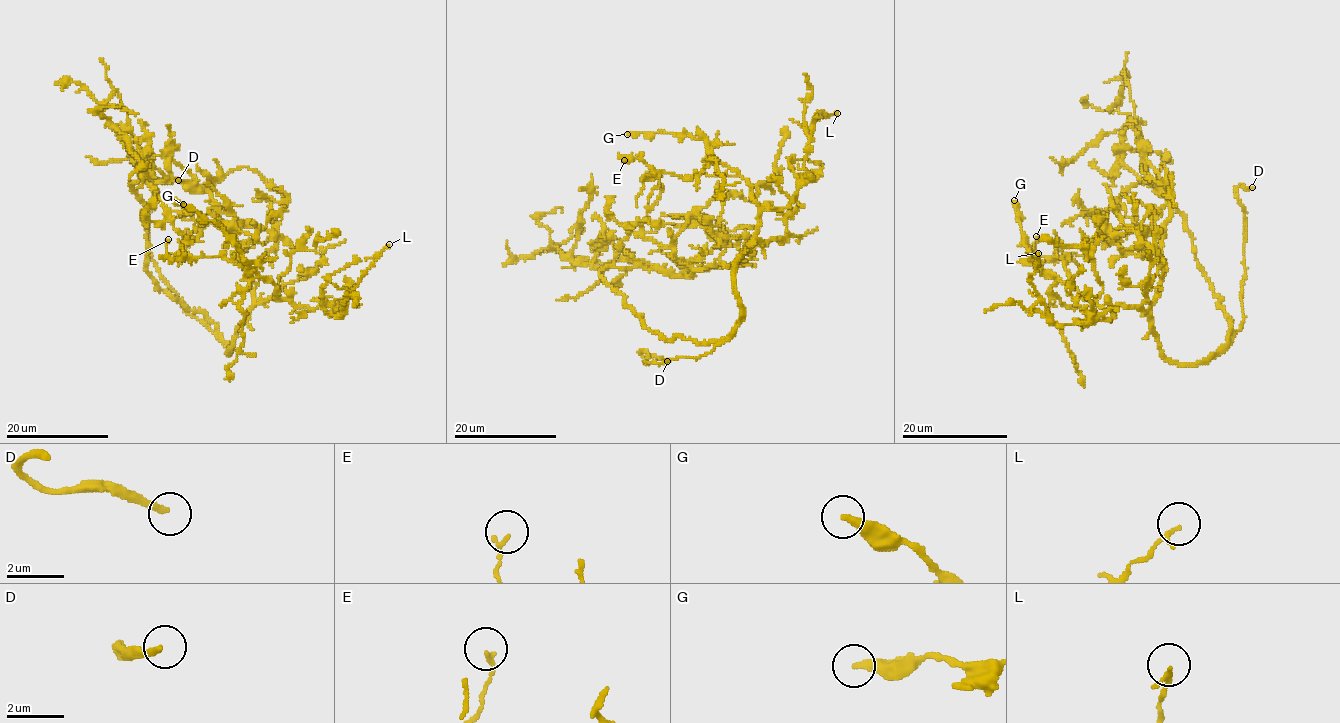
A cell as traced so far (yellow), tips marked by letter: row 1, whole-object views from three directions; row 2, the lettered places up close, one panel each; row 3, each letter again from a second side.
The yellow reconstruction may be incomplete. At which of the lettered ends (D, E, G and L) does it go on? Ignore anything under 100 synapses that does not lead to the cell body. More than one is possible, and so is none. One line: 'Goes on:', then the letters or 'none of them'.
Goes on: D

